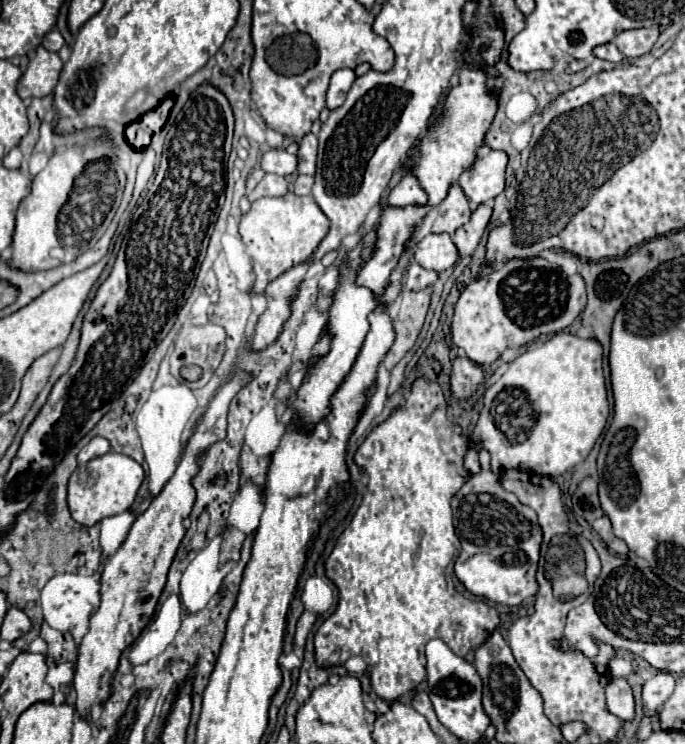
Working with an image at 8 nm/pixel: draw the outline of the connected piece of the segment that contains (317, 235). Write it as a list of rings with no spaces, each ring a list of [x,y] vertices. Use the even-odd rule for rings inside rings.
[[[287,192],[279,198],[259,198],[253,202],[251,210],[239,224],[239,234],[247,246],[247,254],[253,258],[253,270],[257,276],[253,290],[263,294],[271,280],[281,276],[291,266],[309,260],[327,230],[329,218],[311,196],[295,196],[293,192]]]

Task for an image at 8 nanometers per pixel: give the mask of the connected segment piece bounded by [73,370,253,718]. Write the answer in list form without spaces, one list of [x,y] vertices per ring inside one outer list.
[[[237,370],[233,378],[229,378],[213,396],[209,402],[203,418],[197,422],[193,436],[189,438],[175,474],[171,480],[163,486],[163,490],[151,500],[149,508],[139,514],[121,542],[121,546],[103,560],[103,572],[101,572],[101,602],[99,608],[89,618],[89,632],[83,636],[79,644],[77,664],[75,664],[75,678],[73,688],[77,692],[77,712],[85,718],[93,704],[105,702],[109,696],[109,684],[111,678],[119,666],[121,652],[137,640],[141,630],[149,624],[149,620],[155,614],[157,600],[165,588],[167,572],[173,562],[173,556],[185,536],[183,520],[191,514],[193,502],[195,502],[195,488],[191,480],[199,472],[199,456],[205,452],[211,444],[225,438],[227,432],[227,412],[229,402],[235,398],[235,394],[245,388],[253,380],[253,374],[245,370]]]

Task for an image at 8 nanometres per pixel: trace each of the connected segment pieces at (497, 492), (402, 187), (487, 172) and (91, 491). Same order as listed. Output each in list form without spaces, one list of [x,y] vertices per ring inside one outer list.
[[[479,452],[479,458],[481,472],[473,474],[451,502],[453,526],[461,542],[453,572],[457,580],[479,598],[495,604],[521,604],[525,598],[535,596],[539,588],[535,570],[543,540],[541,526],[529,506],[521,504],[515,494],[503,490],[499,476],[489,470],[489,454]]]
[[[407,168],[407,172],[401,176],[399,184],[395,184],[391,188],[389,196],[385,198],[385,202],[381,202],[381,210],[385,210],[387,206],[399,206],[399,208],[405,208],[405,206],[411,206],[411,204],[425,206],[425,202],[427,202],[425,190],[417,182],[413,170]]]
[[[491,150],[483,158],[475,160],[473,166],[459,176],[459,184],[465,196],[469,196],[469,202],[473,202],[473,206],[485,204],[503,192],[505,166],[507,166],[507,154]]]
[[[107,452],[99,458],[89,460],[87,464],[77,466],[77,470],[69,478],[69,510],[73,520],[83,526],[93,526],[107,516],[125,512],[135,502],[143,478],[145,470],[141,468],[141,464],[117,452]]]

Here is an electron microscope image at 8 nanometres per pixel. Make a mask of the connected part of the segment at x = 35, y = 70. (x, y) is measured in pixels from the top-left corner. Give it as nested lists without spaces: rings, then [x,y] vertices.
[[[39,46],[35,50],[35,56],[29,60],[25,74],[21,76],[21,80],[17,84],[17,94],[21,98],[49,96],[59,80],[61,68],[63,68],[63,64],[61,64],[59,56],[55,52],[45,50],[43,46]]]

